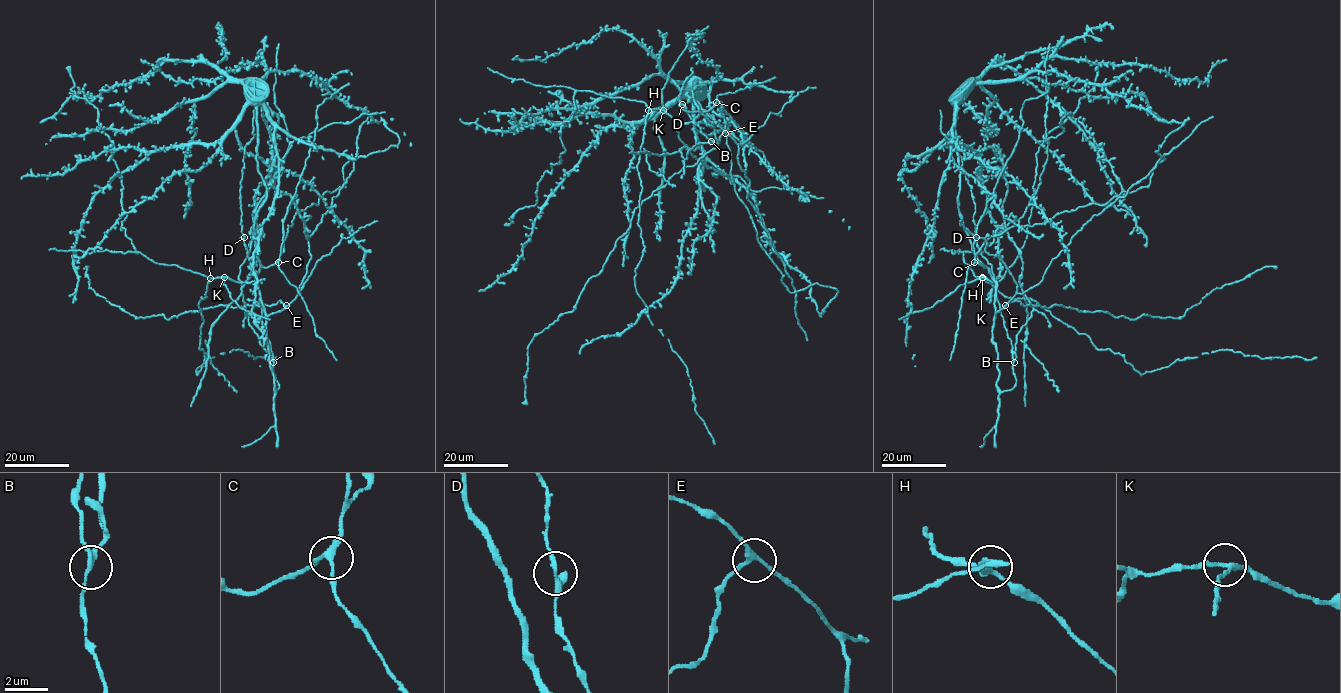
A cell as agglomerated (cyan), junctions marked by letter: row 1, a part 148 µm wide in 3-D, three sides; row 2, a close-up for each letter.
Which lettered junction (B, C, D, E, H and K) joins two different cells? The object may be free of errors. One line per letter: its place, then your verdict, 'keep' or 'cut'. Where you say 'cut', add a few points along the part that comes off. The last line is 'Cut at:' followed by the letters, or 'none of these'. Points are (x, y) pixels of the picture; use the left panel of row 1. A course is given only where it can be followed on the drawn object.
B: place (273, 362); cut; course (273, 362), (249, 325), (241, 293), (258, 253), (255, 209), (292, 145)
C: place (278, 262); keep
D: place (244, 237); keep
E: place (286, 305); keep
H: place (210, 278); keep
K: place (224, 277); keep
Cut at: B

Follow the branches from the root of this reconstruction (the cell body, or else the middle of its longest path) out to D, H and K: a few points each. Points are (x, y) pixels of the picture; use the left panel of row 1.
D: (255, 246), (260, 265), (256, 277), (244, 237)
H: (255, 246), (260, 268), (254, 281), (237, 282), (224, 277), (210, 278)
K: (255, 246), (260, 268), (254, 281), (237, 282), (224, 277)

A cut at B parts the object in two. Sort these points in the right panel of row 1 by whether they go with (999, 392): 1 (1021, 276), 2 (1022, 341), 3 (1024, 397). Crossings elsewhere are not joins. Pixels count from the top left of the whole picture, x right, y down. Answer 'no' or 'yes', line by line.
1: no
2: no
3: no

